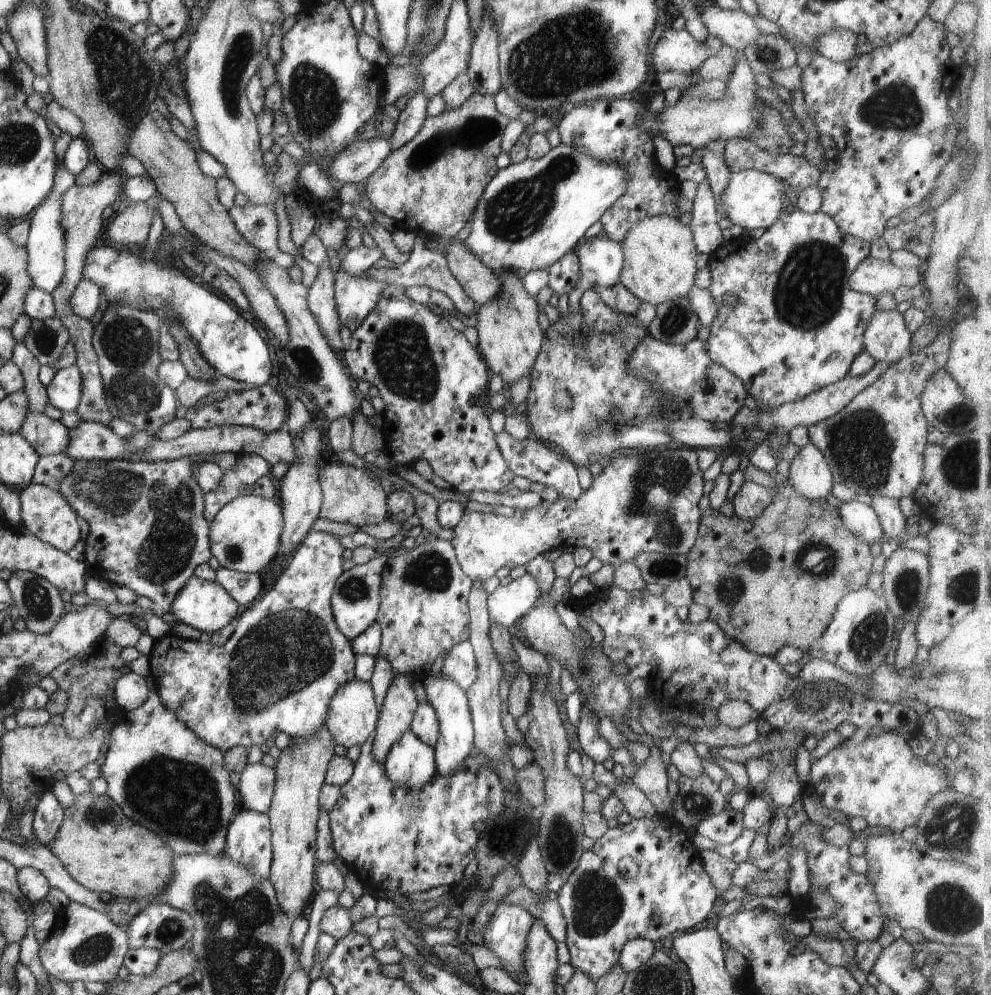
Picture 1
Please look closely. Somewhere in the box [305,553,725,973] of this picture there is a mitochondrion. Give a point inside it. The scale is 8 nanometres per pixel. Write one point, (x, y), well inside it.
(596, 904)

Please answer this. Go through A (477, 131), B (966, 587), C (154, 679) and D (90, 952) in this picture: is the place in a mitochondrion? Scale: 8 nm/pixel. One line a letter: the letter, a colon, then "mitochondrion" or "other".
A: mitochondrion
B: mitochondrion
C: other
D: mitochondrion

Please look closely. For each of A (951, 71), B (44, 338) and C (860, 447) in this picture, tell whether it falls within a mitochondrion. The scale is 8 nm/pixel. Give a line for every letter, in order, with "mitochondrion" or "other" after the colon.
A: other
B: mitochondrion
C: mitochondrion

